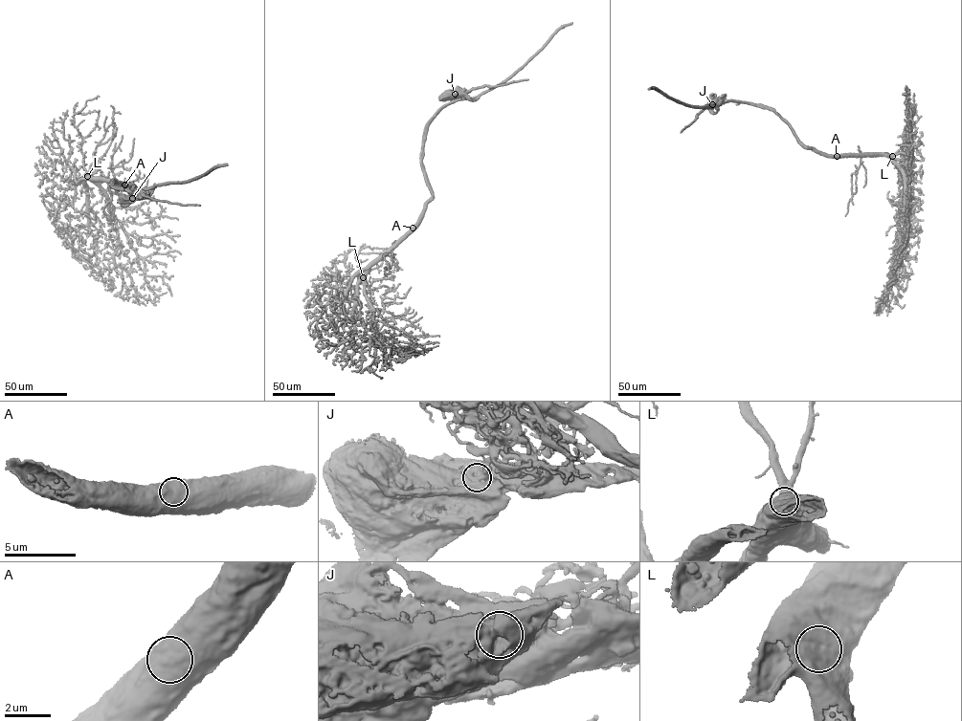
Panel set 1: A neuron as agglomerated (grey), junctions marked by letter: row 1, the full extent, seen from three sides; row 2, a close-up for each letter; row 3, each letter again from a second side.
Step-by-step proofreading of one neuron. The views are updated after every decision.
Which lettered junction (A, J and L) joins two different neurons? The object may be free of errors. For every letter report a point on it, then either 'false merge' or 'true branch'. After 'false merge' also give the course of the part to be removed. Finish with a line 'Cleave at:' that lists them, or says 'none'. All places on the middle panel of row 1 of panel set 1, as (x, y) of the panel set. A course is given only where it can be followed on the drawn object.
A: at (413, 228); true branch
J: at (455, 94); false merge; foreign part runs (455, 95), (527, 79)
L: at (363, 277); true branch
Cleave at: J

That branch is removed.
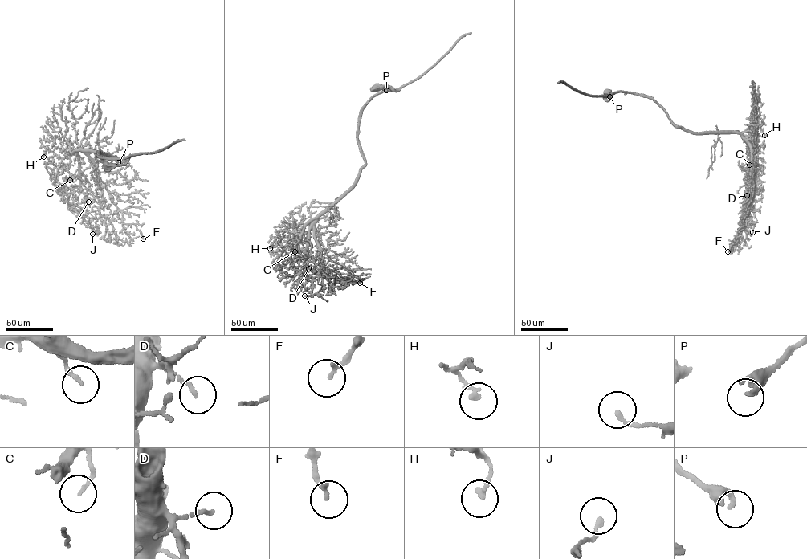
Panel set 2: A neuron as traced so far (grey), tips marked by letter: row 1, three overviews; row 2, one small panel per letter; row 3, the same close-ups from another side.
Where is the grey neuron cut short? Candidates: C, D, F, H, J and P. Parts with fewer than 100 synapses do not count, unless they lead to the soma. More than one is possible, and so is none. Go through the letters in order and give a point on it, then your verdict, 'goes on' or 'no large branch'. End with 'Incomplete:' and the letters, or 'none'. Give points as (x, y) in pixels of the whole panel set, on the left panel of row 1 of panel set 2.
C: at (70, 180); no large branch
D: at (88, 201); no large branch
F: at (143, 238); no large branch
H: at (43, 157); no large branch
J: at (92, 234); no large branch
P: at (118, 162); no large branch
Incomplete: none

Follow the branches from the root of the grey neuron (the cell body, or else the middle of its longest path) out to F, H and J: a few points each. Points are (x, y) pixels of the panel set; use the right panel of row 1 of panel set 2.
F: (607, 92), (607, 100), (617, 91), (647, 95), (677, 126), (732, 132), (747, 142), (755, 190), (727, 251)
H: (607, 92), (607, 100), (617, 91), (652, 98), (689, 131), (736, 131), (752, 143), (758, 127), (764, 135)
J: (607, 92), (607, 100), (617, 91), (652, 98), (689, 131), (741, 136), (751, 152), (743, 214), (752, 232)

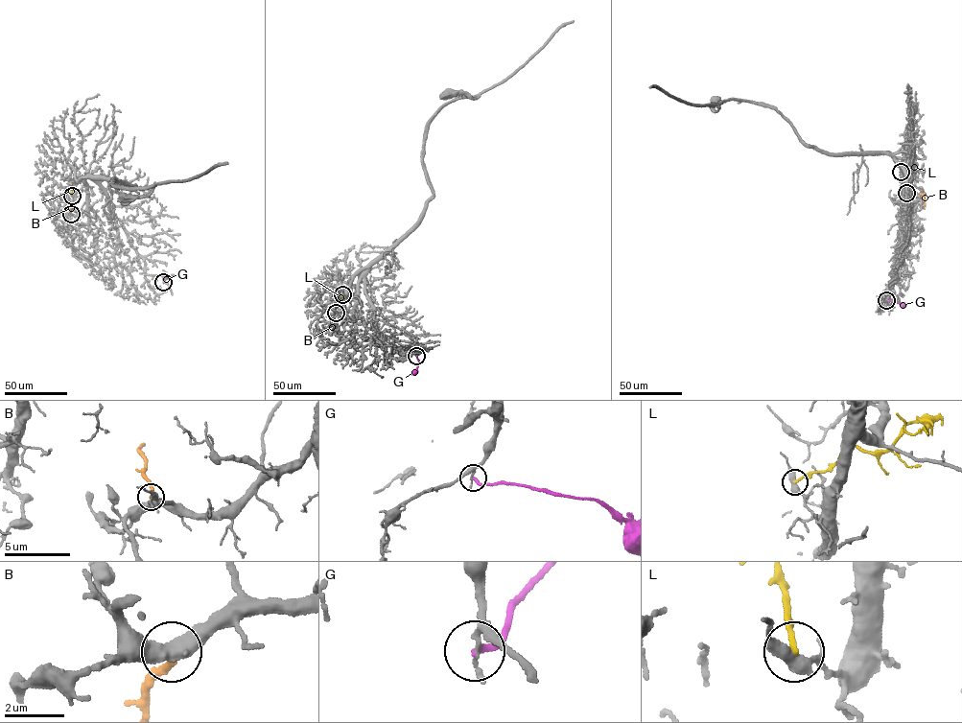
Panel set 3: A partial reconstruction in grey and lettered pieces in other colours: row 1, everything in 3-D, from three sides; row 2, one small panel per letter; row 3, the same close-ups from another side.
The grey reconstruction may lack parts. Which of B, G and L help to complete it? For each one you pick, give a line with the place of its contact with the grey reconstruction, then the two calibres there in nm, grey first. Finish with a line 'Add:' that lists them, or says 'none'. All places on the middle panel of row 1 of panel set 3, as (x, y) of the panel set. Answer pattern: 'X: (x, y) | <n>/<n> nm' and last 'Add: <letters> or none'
B: (336, 313) | 480/240 nm
Add: B

